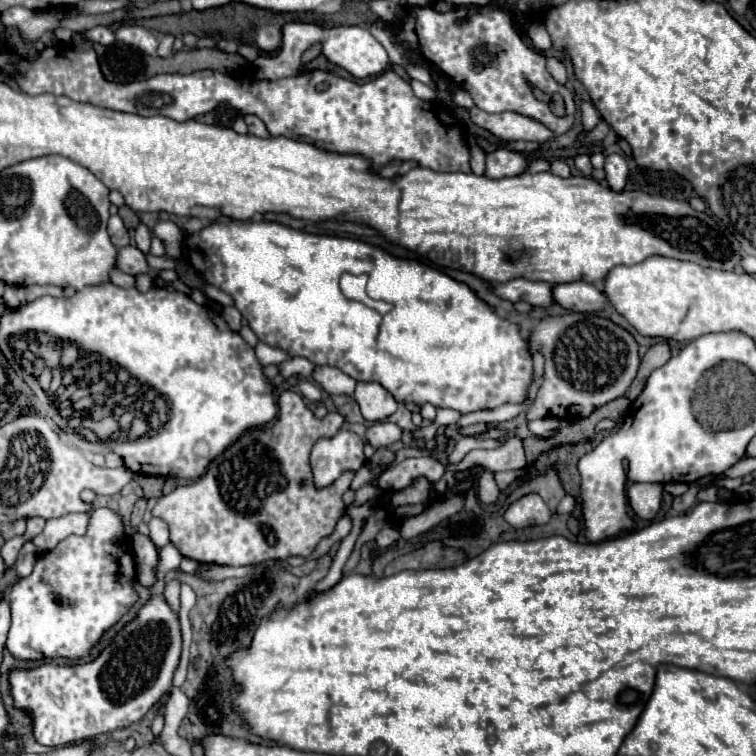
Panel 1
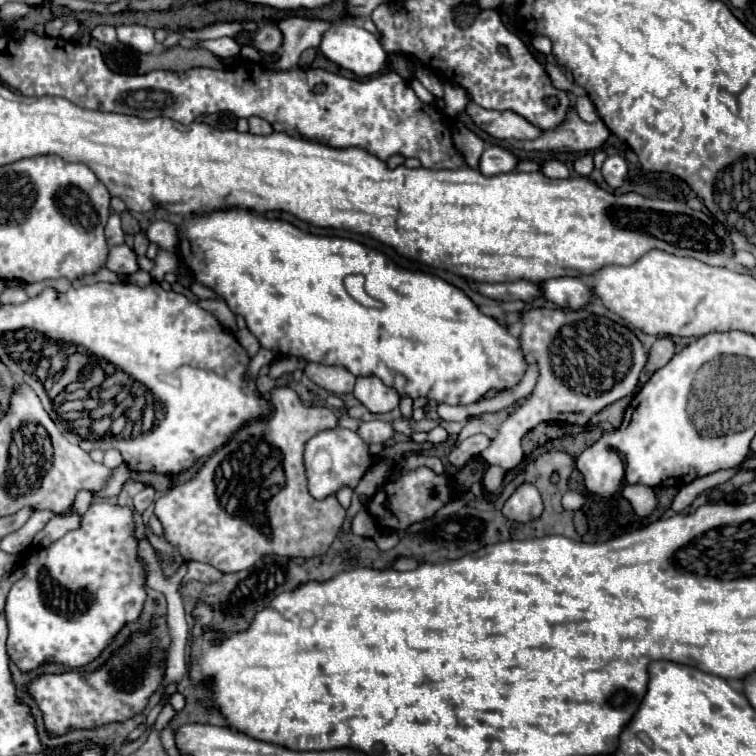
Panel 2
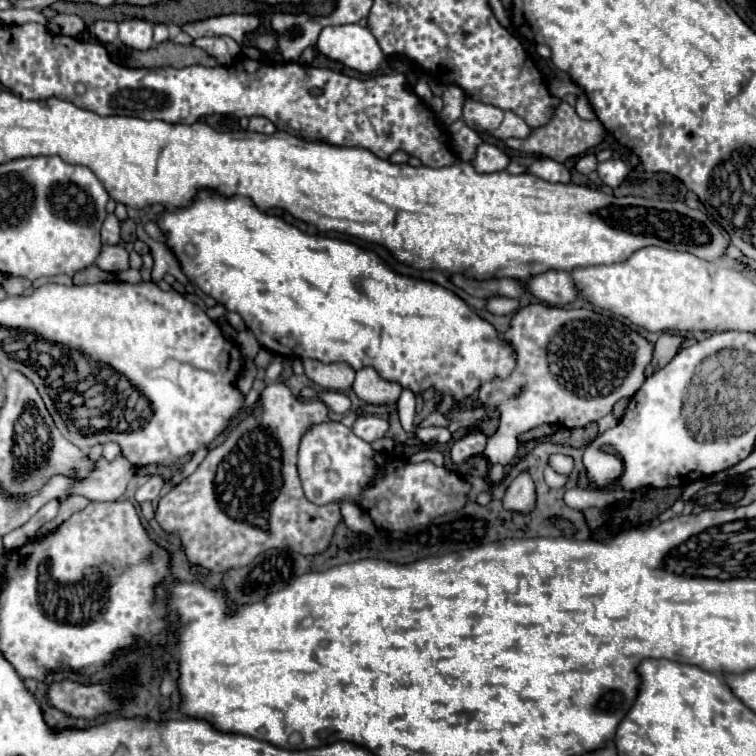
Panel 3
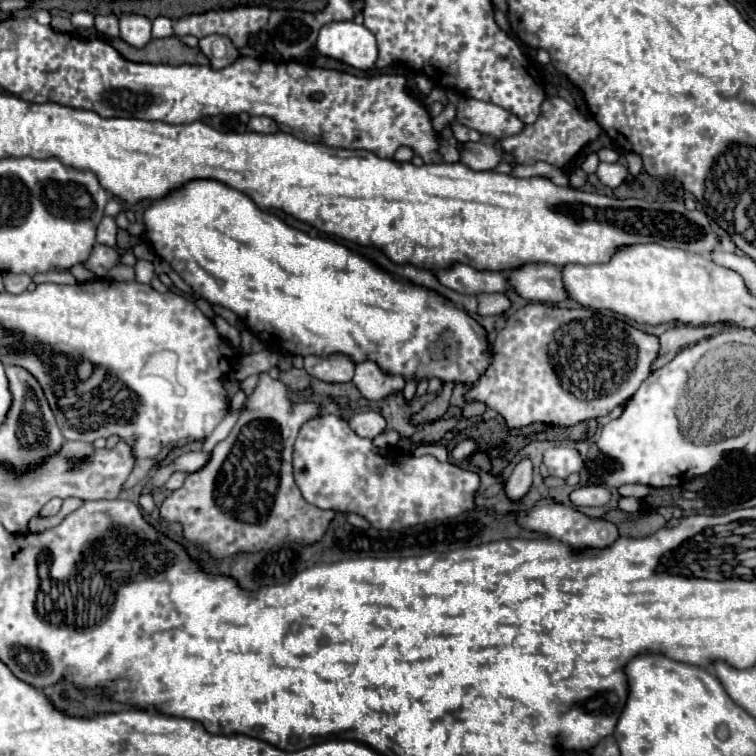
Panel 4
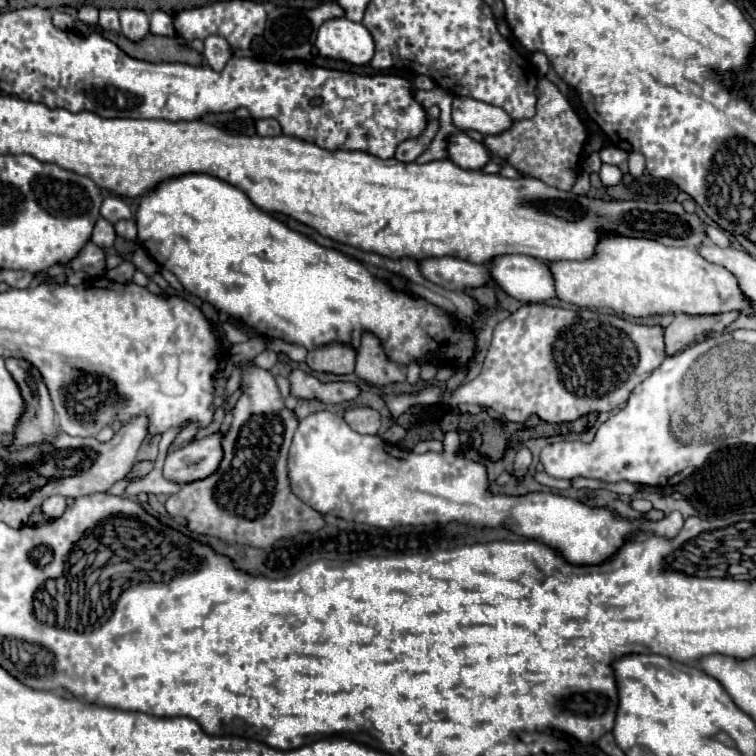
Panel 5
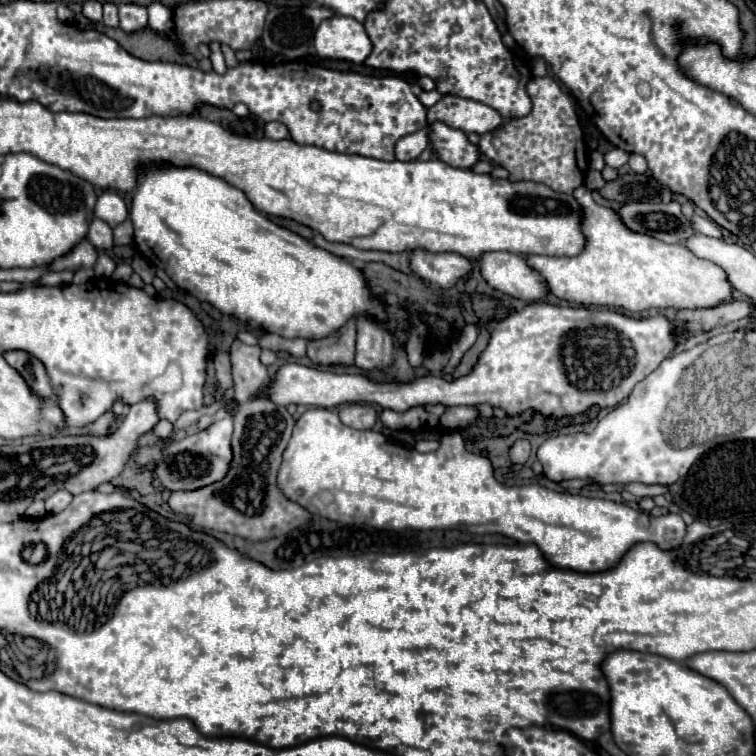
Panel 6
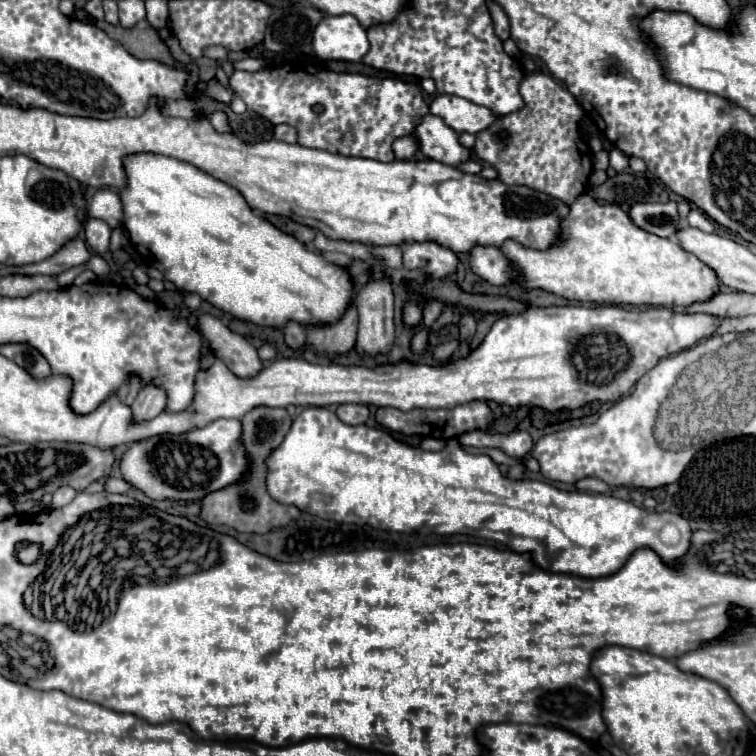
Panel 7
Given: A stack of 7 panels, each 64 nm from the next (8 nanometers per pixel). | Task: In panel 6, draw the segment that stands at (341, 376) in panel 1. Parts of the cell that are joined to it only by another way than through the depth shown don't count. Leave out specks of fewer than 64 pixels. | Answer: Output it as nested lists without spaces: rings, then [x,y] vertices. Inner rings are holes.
[[[350,320],[344,328],[328,338],[308,342],[308,358],[316,366],[352,366],[356,350],[356,322]]]

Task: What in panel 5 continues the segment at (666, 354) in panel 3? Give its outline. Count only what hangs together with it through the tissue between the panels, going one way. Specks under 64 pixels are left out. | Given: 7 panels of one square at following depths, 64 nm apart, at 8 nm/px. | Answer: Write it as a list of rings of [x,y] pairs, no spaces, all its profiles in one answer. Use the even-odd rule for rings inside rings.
[[[726,312],[718,316],[686,316],[676,314],[674,322],[664,330],[664,344],[666,354],[672,356],[686,346],[704,340],[704,336],[720,334],[726,326],[730,326],[740,314],[738,312]]]

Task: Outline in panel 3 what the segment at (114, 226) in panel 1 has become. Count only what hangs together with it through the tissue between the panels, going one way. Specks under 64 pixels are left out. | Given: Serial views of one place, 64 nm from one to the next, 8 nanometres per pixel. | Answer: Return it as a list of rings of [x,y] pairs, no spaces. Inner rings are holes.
[[[108,214],[102,226],[102,244],[120,244],[120,220],[116,214]]]

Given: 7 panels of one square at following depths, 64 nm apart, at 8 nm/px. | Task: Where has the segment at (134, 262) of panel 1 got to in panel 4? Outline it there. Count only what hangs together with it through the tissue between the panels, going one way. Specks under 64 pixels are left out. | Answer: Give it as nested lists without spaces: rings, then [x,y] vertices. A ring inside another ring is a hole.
[[[96,244],[90,258],[84,262],[84,266],[94,272],[98,278],[104,278],[110,268],[122,264],[120,254],[114,248],[104,248],[104,244]]]

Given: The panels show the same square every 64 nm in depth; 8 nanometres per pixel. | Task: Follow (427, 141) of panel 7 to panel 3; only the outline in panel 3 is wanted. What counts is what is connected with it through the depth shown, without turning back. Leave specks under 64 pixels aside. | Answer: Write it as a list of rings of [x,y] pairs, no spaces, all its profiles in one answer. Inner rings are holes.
[[[482,144],[478,148],[476,160],[472,162],[472,166],[476,168],[476,172],[484,172],[484,174],[506,170],[508,164],[510,164],[508,154],[504,154],[498,146],[492,146],[492,144]]]

